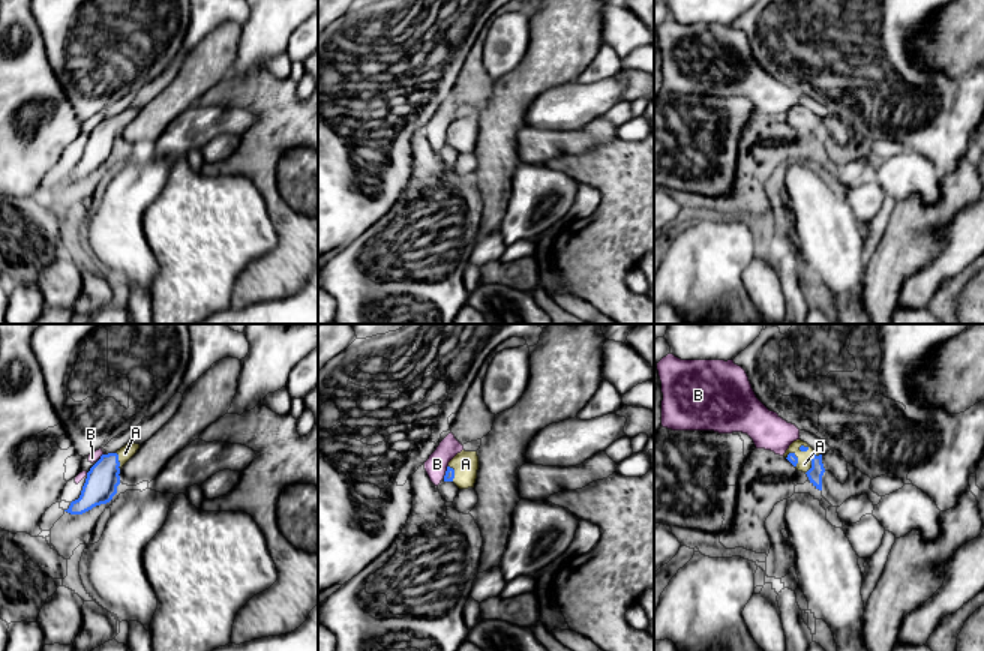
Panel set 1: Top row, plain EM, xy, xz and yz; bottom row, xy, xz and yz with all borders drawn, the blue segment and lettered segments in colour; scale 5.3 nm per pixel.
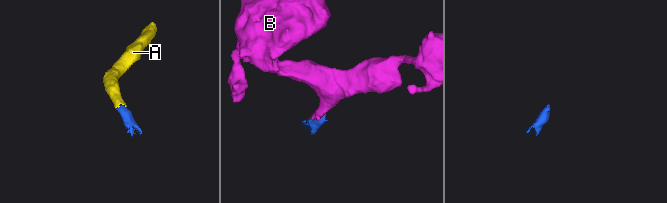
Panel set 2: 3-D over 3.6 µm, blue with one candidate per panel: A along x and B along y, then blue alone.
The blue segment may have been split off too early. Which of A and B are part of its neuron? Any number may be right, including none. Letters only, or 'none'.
A

